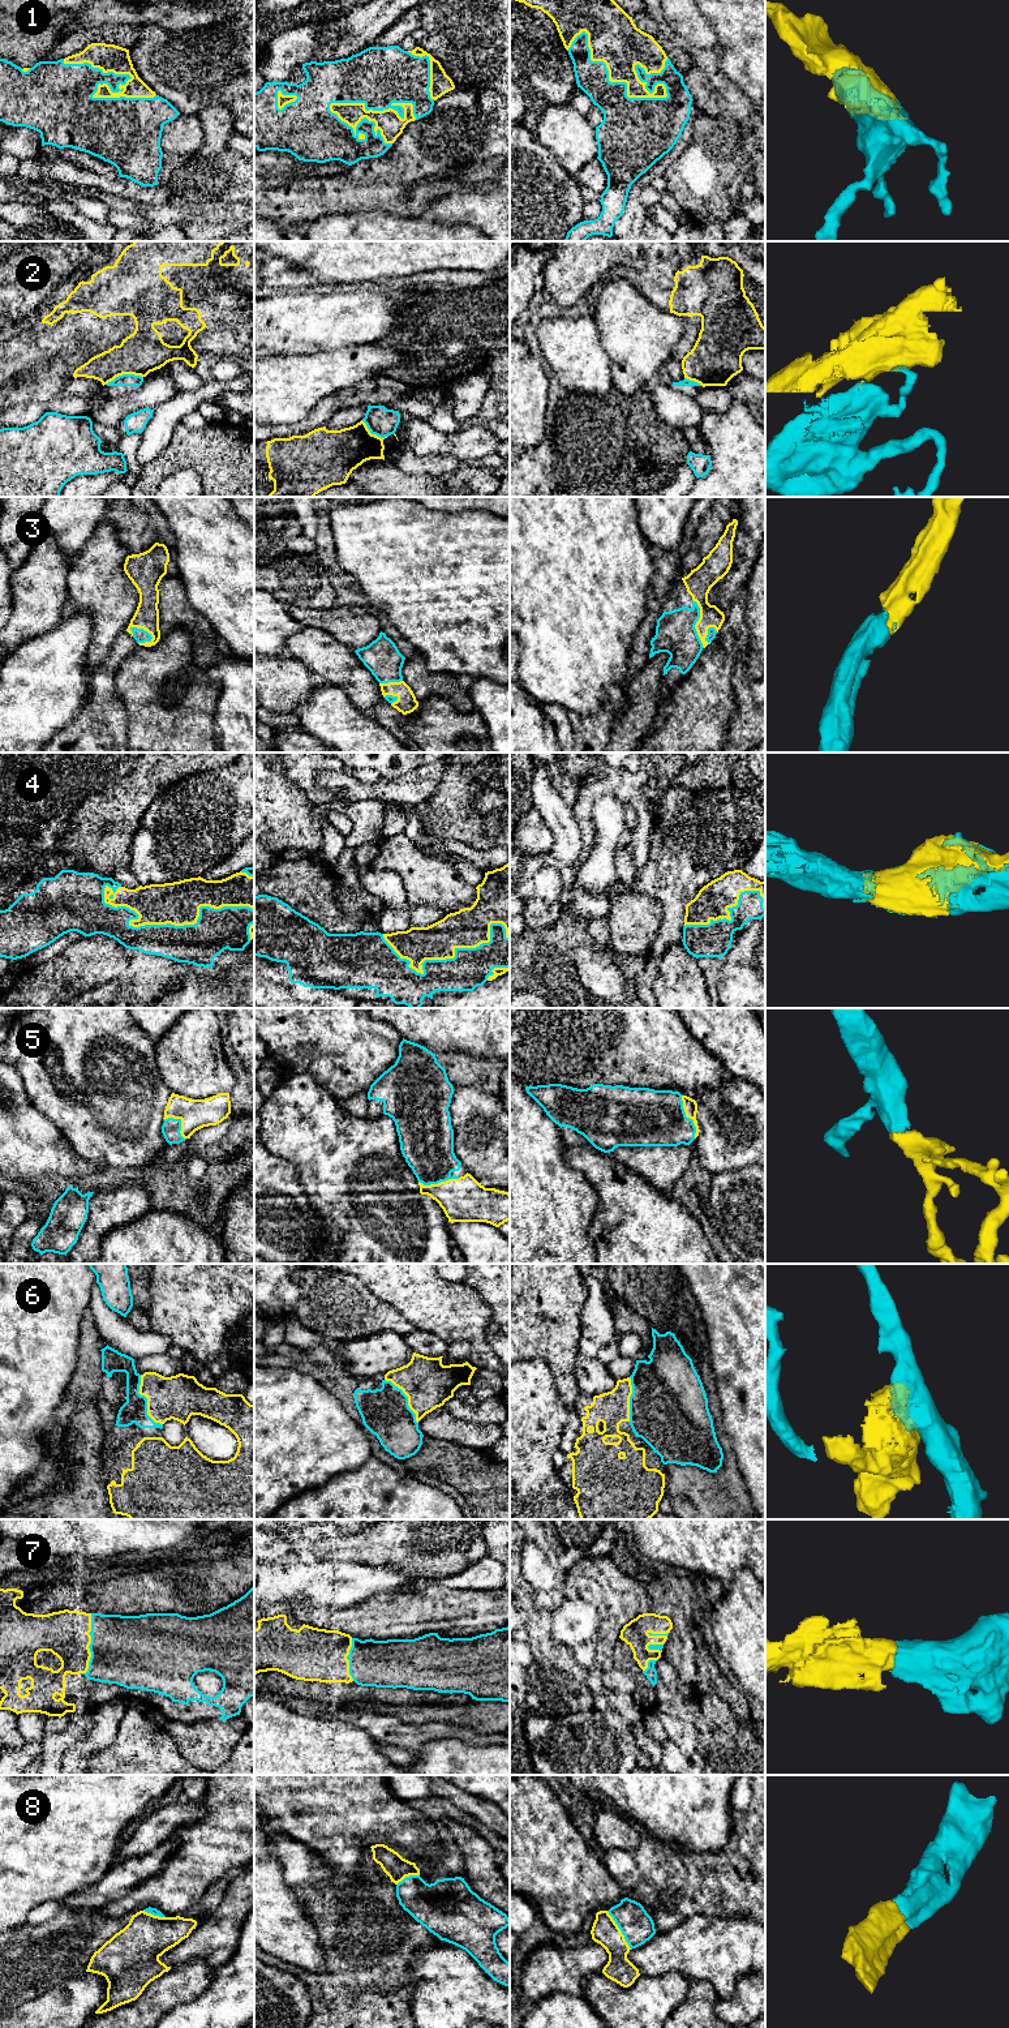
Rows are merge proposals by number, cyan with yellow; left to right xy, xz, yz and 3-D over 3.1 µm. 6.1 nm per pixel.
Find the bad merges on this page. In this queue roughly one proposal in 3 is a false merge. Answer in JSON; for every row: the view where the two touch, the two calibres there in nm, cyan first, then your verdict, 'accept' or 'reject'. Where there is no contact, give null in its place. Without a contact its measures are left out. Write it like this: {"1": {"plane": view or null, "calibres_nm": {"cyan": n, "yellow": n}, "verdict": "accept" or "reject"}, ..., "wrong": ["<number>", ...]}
{"1": {"plane": "xz", "calibres_nm": {"cyan": 360, "yellow": 150}, "verdict": "accept"}, "2": {"plane": "xy", "calibres_nm": {"cyan": 80, "yellow": 260}, "verdict": "reject"}, "3": {"plane": "yz", "calibres_nm": {"cyan": 260, "yellow": 160}, "verdict": "accept"}, "4": {"plane": "xy", "calibres_nm": {"cyan": 260, "yellow": 260}, "verdict": "accept"}, "5": {"plane": "yz", "calibres_nm": {"cyan": 360, "yellow": 90}, "verdict": "accept"}, "6": {"plane": "xy", "calibres_nm": {"cyan": 160, "yellow": 280}, "verdict": "reject"}, "7": {"plane": "xy", "calibres_nm": {"cyan": 440, "yellow": 280}, "verdict": "accept"}, "8": {"plane": "yz", "calibres_nm": {"cyan": 200, "yellow": 160}, "verdict": "accept"}, "wrong": ["2", "6"]}

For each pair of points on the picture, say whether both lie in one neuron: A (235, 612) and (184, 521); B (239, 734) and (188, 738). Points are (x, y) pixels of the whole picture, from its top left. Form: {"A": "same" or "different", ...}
{"A": "same", "B": "different"}

